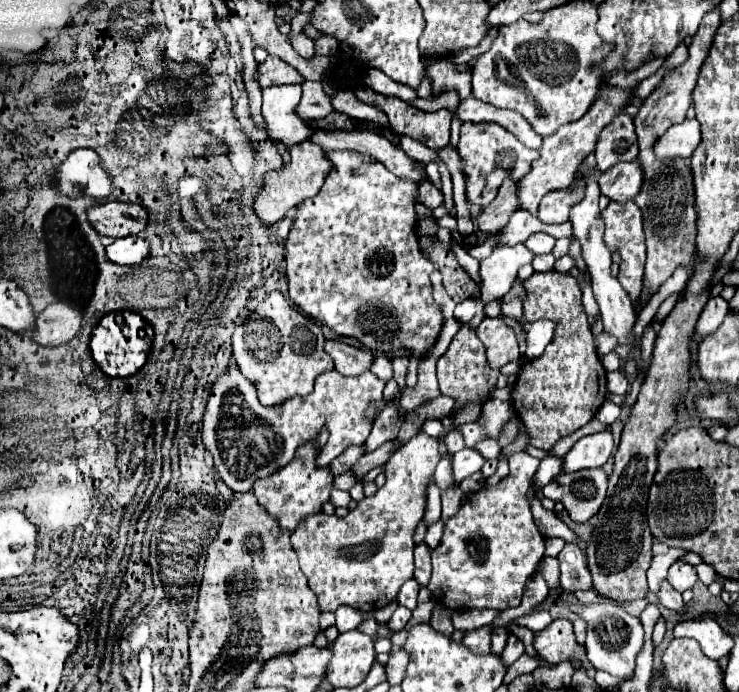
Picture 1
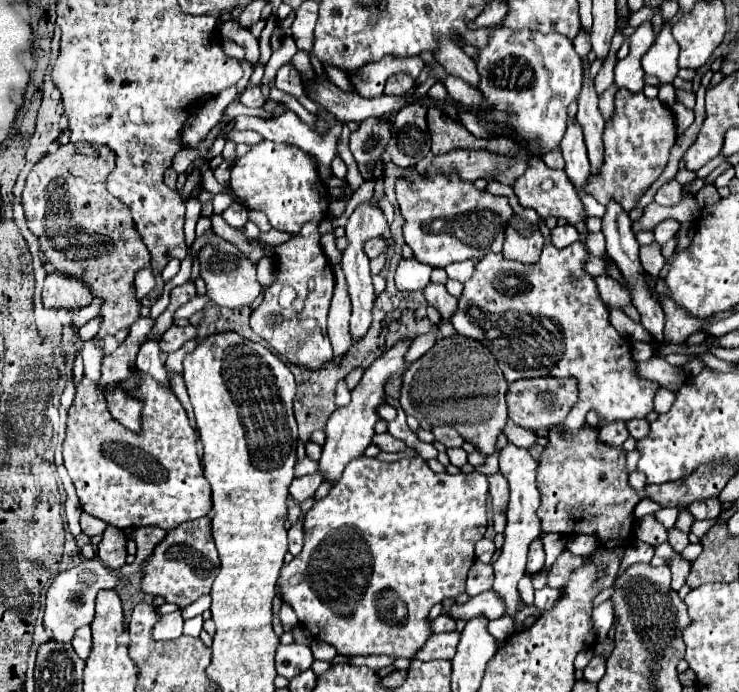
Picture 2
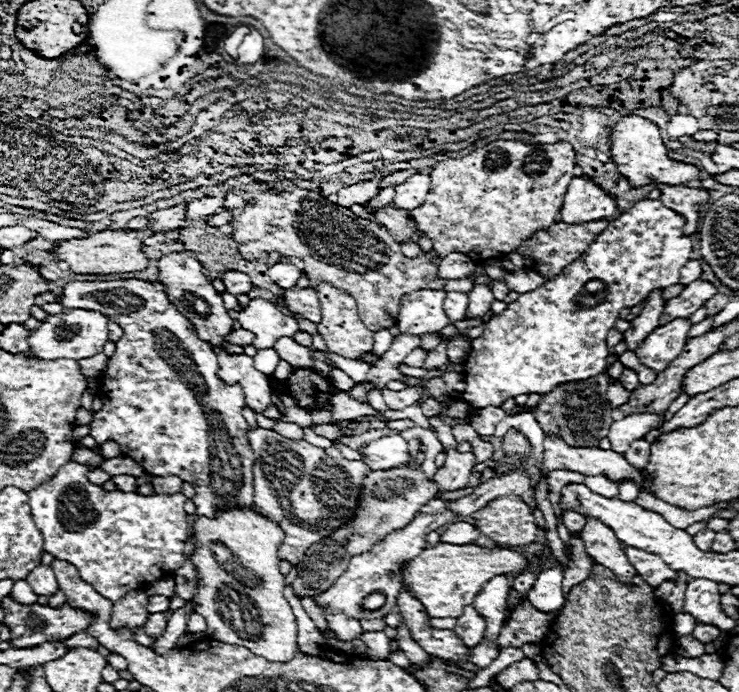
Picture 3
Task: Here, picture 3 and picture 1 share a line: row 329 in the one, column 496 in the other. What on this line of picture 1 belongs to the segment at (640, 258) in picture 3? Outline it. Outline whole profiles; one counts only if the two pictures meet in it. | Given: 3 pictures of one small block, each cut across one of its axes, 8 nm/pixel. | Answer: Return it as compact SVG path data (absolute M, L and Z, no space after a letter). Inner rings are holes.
M516 452L510 456L510 474L494 486L468 496L460 512L444 526L438 548L432 550L432 580L428 590L454 608L512 608L522 600L524 582L544 558L544 536L536 528L526 500L530 478L540 460Z

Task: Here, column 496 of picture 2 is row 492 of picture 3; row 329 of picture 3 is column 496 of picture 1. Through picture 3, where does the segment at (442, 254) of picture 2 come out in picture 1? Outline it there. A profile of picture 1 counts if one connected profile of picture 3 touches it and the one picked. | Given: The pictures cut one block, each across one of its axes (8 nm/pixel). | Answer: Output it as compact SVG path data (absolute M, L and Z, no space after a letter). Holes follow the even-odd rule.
M464 122L460 130L458 152L464 160L464 172L468 174L466 196L480 208L488 206L496 198L500 184L510 174L514 180L520 180L530 170L530 164L538 158L538 150L526 148L512 132L496 122Z

